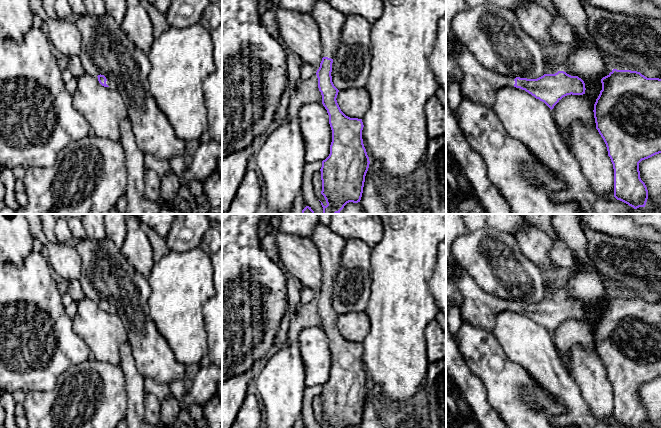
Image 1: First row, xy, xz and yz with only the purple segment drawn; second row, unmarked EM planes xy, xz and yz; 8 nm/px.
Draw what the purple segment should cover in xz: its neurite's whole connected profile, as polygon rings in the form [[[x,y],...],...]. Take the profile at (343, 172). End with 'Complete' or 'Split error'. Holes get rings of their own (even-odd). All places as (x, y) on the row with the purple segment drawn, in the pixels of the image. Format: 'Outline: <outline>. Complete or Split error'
Outline: [[[317,0],[314,4],[311,16],[314,18],[319,27],[321,43],[323,46],[323,58],[316,75],[318,78],[318,88],[322,95],[322,104],[329,115],[329,124],[332,130],[330,154],[325,160],[322,161],[322,167],[320,169],[322,180],[321,194],[324,196],[327,203],[327,205],[324,206],[321,202],[321,205],[323,207],[323,214],[337,214],[340,213],[347,203],[360,202],[363,193],[365,176],[368,171],[370,161],[362,139],[362,130],[364,127],[362,119],[350,118],[341,111],[336,100],[339,90],[334,86],[331,76],[333,58],[340,44],[341,32],[346,21],[346,15],[333,8],[327,1]]]. Split error

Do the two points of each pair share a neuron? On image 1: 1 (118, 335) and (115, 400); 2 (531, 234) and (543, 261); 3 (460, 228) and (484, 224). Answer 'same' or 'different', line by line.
1: different
2: same
3: different

